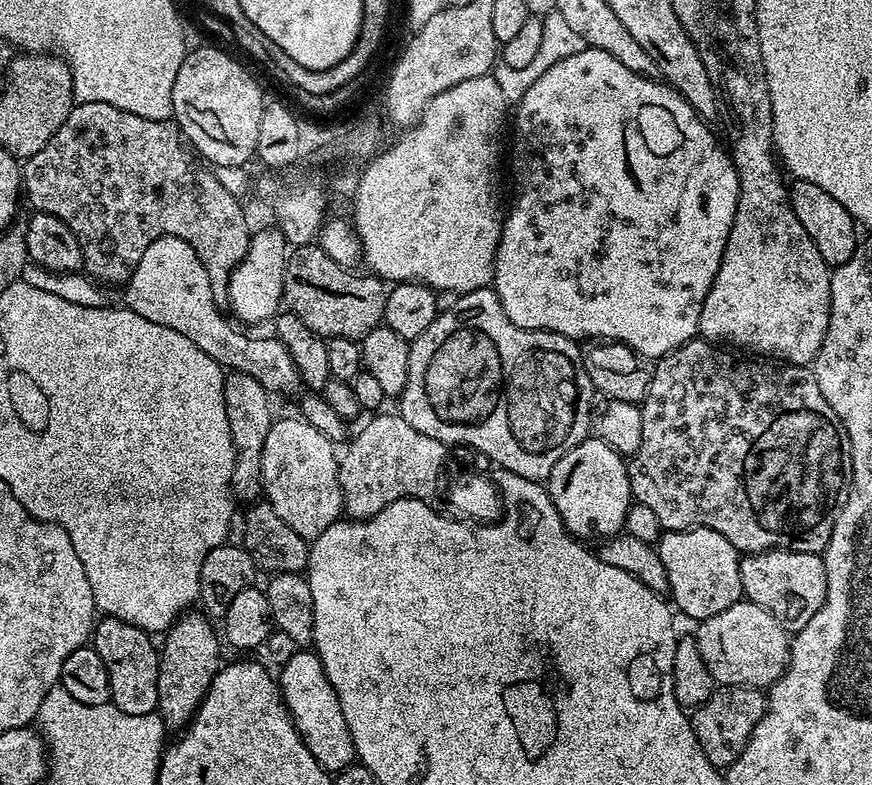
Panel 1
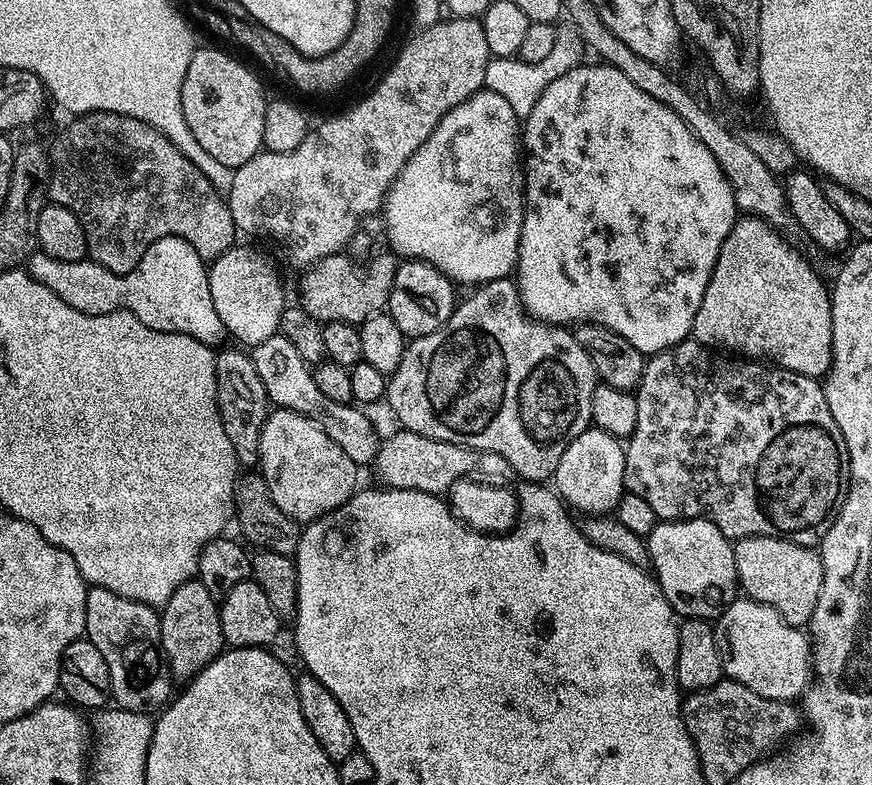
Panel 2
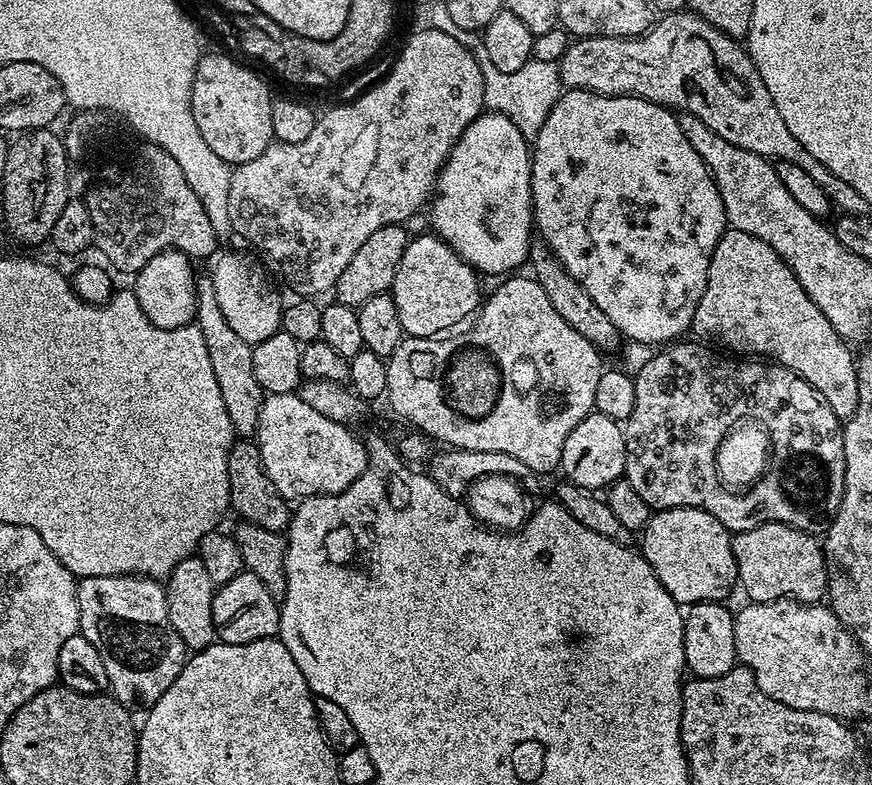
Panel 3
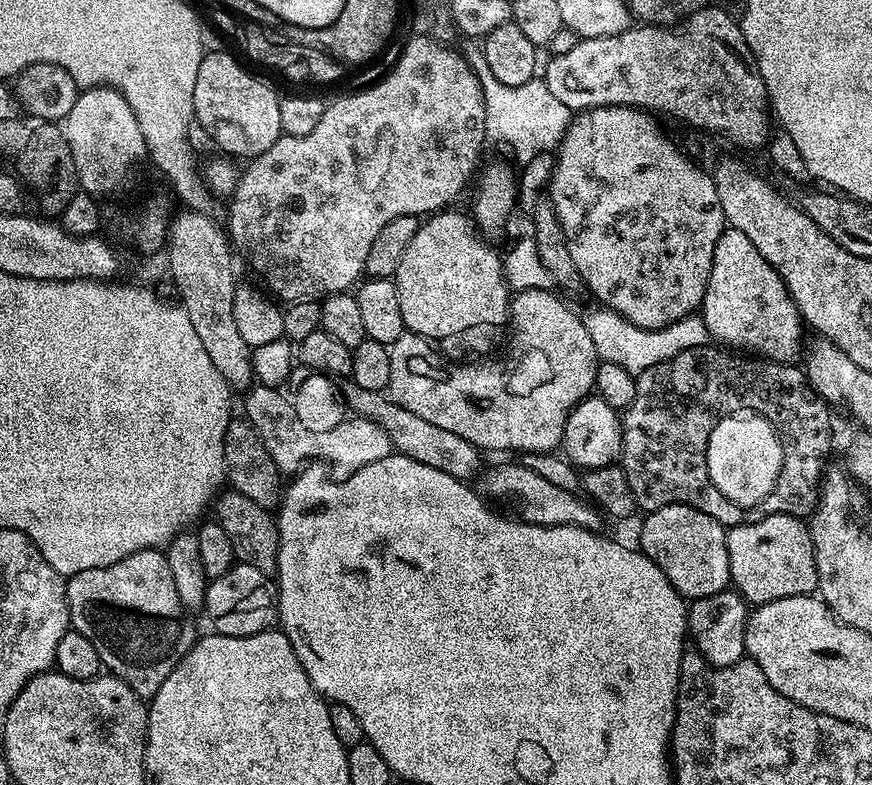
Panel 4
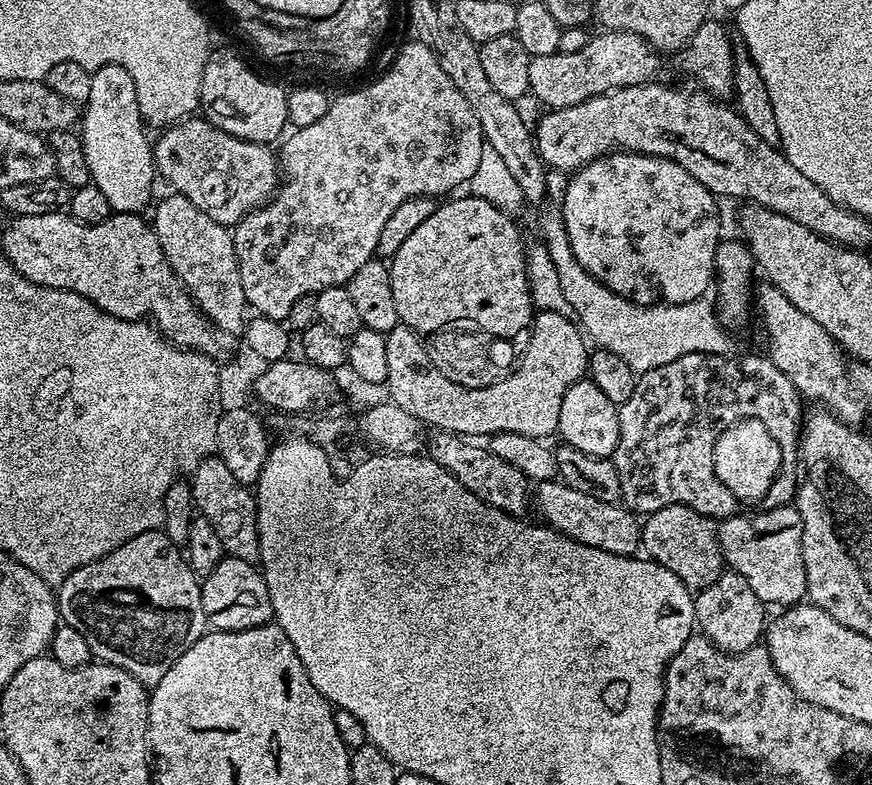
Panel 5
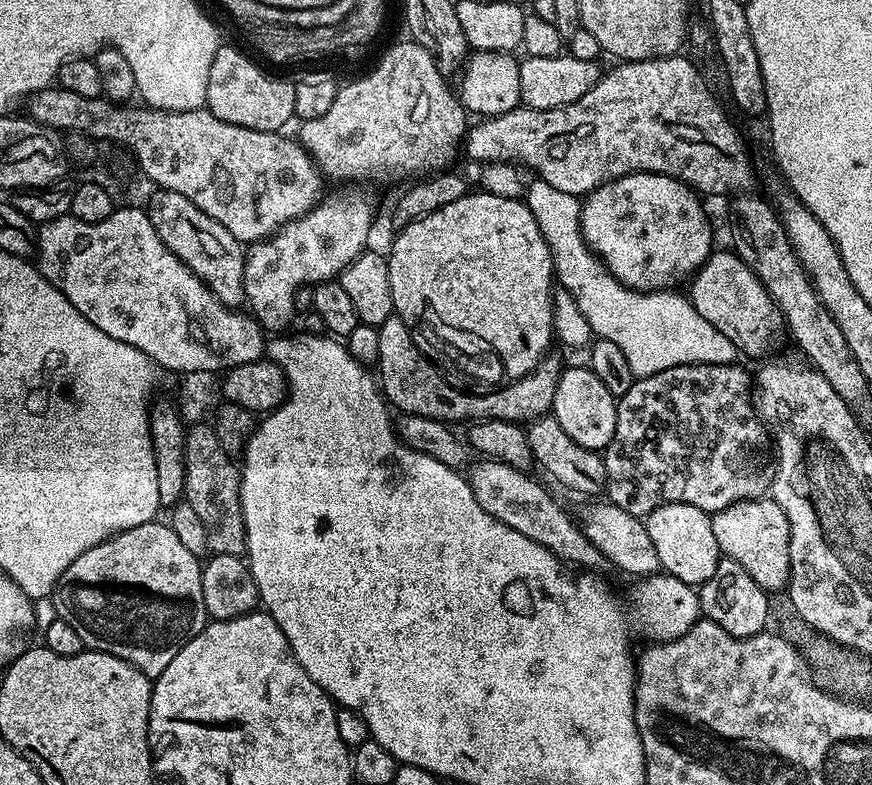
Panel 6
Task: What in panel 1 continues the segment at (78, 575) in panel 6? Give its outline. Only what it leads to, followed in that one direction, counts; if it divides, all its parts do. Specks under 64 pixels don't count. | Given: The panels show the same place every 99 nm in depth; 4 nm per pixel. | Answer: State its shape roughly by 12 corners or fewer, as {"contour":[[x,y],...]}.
{"contour":[[101,623],[90,644],[111,704],[157,711],[160,654],[133,624]]}

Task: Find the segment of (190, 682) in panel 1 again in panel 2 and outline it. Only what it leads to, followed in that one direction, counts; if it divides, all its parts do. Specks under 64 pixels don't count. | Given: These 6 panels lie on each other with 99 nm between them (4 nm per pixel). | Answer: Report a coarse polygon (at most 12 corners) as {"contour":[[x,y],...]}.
{"contour":[[198,578],[162,605],[168,669],[191,680],[225,651],[220,605]]}

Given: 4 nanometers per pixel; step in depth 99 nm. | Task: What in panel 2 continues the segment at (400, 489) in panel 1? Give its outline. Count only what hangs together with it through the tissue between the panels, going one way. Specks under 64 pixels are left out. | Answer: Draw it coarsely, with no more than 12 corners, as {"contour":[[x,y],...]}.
{"contour":[[396,430],[374,461],[381,485],[435,496],[475,474],[508,480],[506,458]]}

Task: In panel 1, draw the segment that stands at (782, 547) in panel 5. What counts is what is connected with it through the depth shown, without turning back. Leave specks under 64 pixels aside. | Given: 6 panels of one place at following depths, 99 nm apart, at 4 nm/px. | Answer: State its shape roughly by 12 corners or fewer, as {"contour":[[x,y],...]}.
{"contour":[[823,555],[740,561],[742,593],[795,634],[826,598]]}

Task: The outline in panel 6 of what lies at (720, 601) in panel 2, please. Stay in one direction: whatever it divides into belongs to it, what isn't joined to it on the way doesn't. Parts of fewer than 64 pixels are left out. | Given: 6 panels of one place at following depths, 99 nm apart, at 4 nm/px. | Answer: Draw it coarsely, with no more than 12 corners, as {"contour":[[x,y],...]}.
{"contour":[[667,504],[643,523],[661,569],[693,586],[722,553],[709,513]]}

